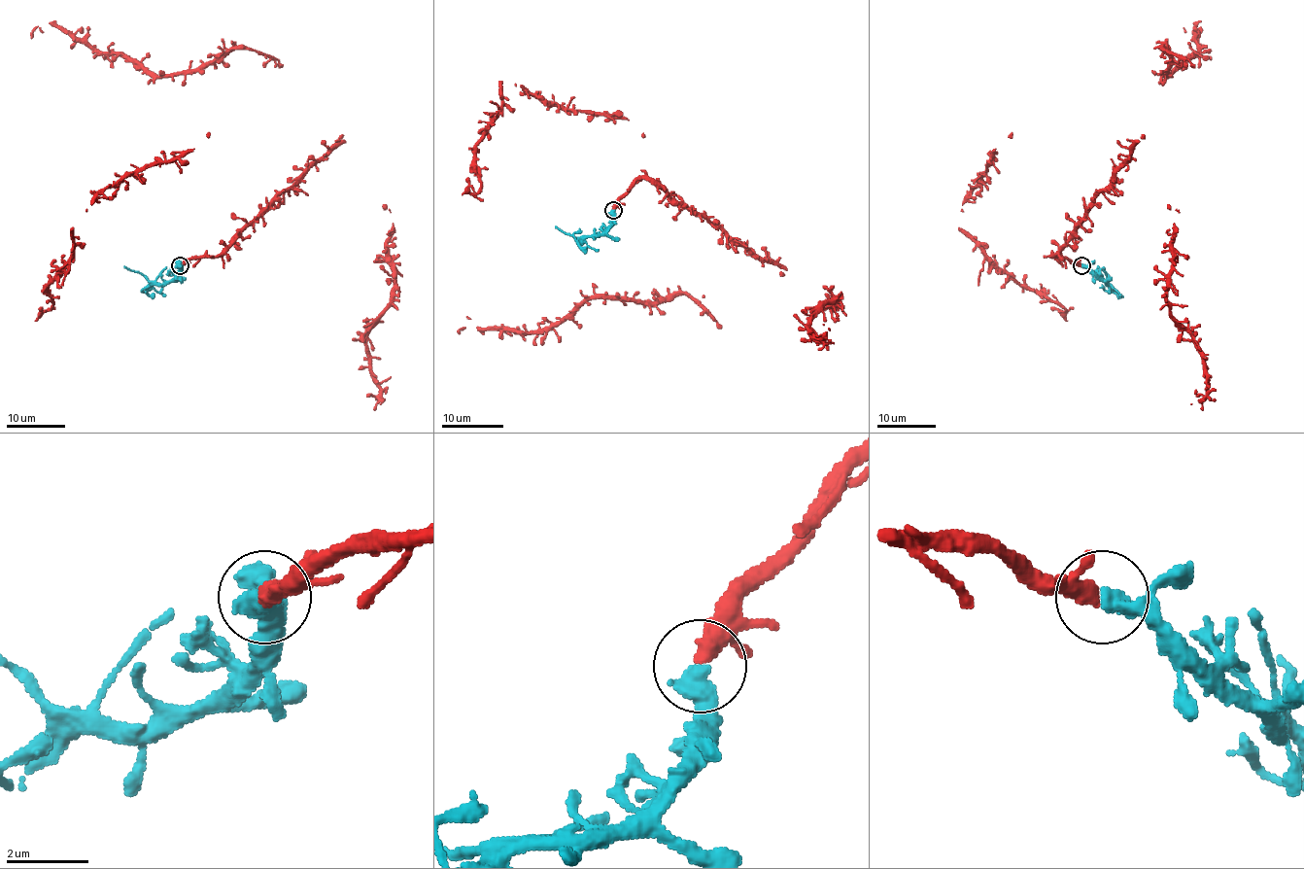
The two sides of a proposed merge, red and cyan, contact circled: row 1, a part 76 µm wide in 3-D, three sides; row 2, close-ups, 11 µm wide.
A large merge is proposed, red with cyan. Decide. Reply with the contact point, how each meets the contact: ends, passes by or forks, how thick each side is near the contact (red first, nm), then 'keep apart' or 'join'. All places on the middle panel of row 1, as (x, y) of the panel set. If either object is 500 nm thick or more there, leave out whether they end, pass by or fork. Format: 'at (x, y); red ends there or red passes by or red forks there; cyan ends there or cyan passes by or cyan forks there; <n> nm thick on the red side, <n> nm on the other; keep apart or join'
at (613, 210); 320 nm thick on the red side, 500 nm on the other; join

